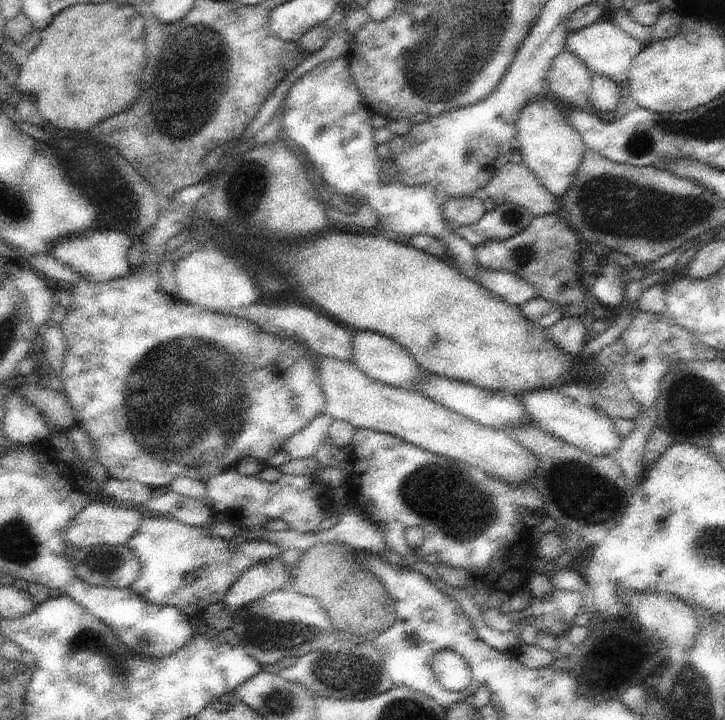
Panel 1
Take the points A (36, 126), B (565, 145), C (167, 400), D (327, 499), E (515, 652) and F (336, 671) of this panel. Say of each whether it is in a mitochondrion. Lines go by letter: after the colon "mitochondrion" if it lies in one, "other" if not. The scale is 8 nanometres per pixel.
A: other
B: other
C: mitochondrion
D: other
E: other
F: mitochondrion

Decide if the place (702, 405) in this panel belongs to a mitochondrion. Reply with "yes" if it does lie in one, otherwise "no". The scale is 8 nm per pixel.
yes

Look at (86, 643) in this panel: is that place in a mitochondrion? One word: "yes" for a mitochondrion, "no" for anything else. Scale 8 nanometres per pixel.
yes

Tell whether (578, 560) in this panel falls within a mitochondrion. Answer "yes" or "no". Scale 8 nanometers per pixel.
no

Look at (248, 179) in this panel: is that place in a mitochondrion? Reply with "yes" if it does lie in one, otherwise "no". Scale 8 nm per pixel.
yes

